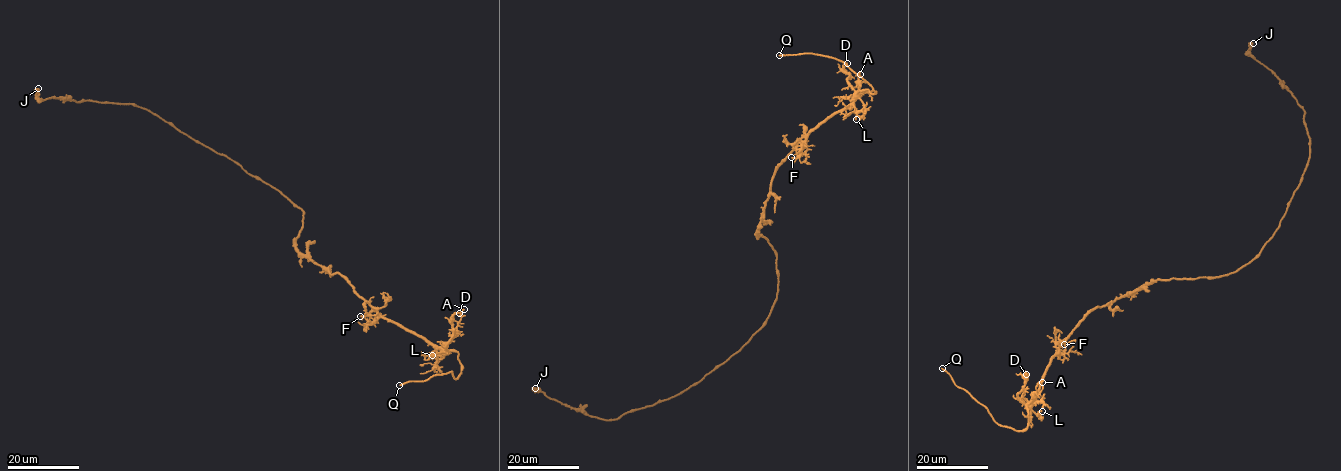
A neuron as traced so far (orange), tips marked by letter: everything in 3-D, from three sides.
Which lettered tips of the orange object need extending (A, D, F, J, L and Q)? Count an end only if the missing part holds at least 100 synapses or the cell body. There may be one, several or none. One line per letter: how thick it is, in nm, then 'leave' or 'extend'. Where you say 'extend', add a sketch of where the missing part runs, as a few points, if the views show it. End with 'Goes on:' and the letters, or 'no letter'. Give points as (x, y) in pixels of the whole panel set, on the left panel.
A: calibre 190 nm; leave
D: calibre 170 nm; leave
F: calibre 160 nm; leave
J: calibre 320 nm; leave
L: calibre 160 nm; leave
Q: calibre 200 nm; extend; course (399, 385), (392, 391), (400, 402)
Goes on: Q

